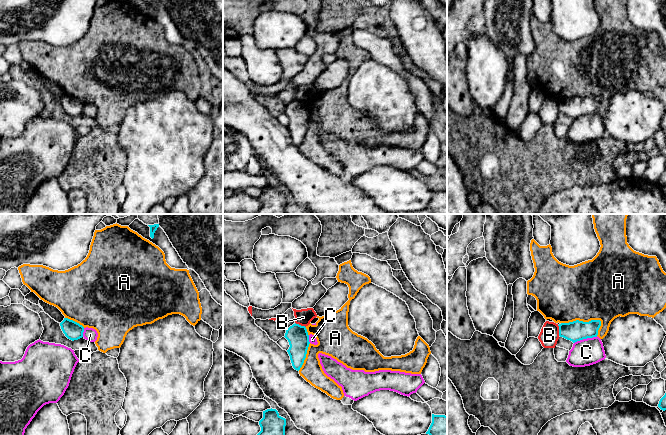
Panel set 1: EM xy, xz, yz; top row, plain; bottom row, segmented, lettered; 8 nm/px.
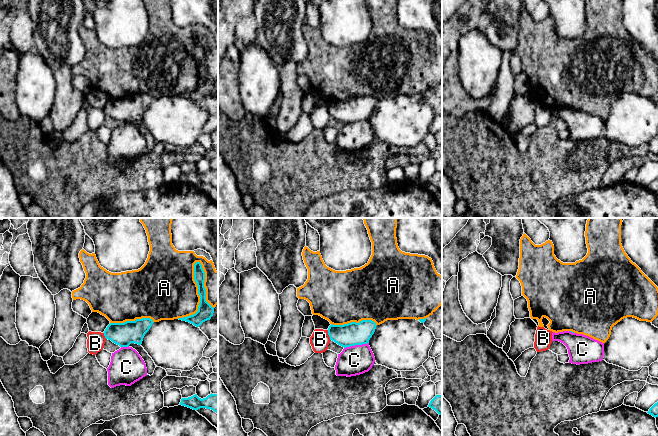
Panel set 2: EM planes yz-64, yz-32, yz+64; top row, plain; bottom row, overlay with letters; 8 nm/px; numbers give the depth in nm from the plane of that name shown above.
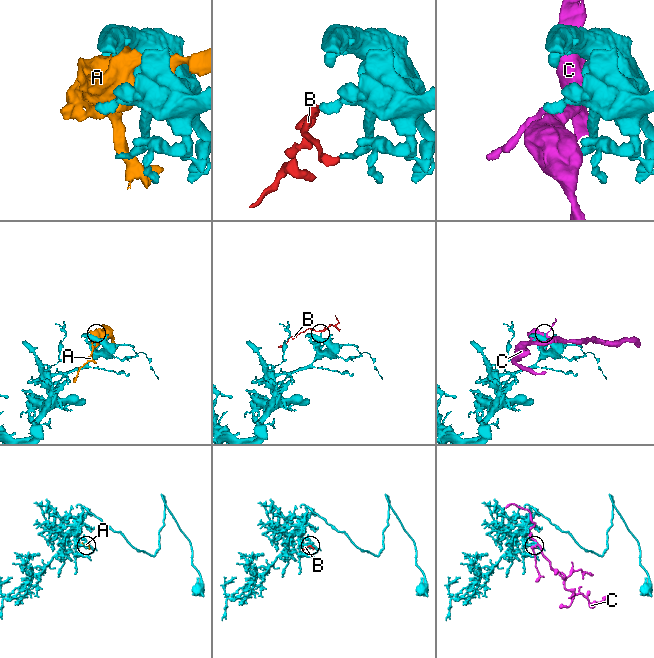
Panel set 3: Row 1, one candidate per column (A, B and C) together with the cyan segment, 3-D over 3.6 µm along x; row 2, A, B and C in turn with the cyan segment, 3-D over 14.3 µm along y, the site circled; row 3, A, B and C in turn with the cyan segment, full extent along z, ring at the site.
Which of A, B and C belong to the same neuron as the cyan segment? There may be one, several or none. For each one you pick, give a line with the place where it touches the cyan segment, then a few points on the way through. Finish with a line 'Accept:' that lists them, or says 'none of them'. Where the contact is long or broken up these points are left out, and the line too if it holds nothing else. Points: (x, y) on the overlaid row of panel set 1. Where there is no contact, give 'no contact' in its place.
Accept: none of them

